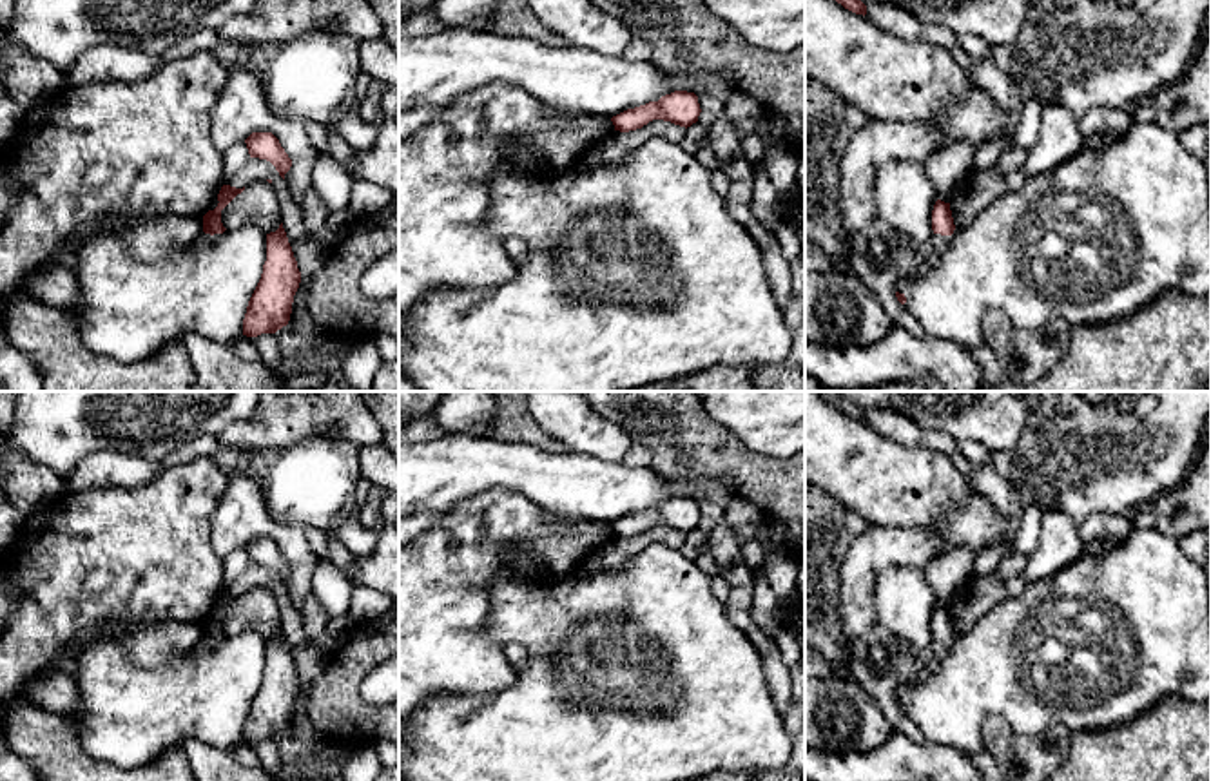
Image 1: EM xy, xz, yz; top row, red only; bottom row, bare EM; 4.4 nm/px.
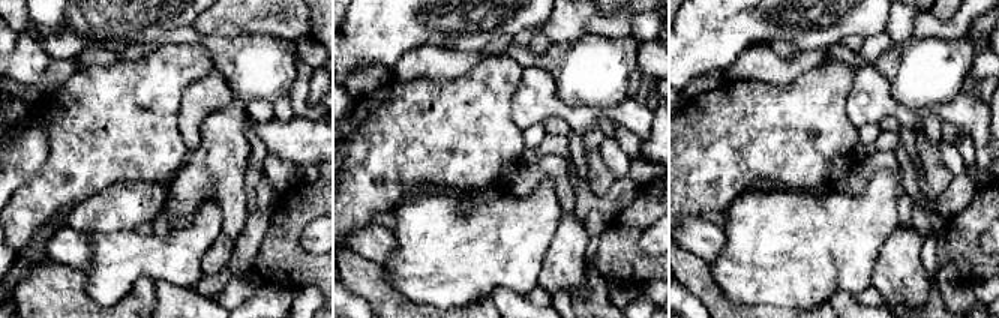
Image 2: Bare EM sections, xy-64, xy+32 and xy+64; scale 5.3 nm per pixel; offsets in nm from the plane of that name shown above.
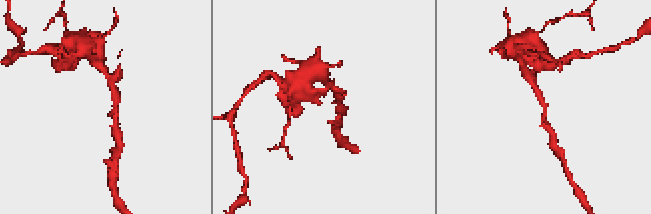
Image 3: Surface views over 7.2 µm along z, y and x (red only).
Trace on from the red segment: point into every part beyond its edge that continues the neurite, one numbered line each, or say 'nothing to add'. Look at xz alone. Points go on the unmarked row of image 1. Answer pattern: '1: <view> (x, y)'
nothing to add

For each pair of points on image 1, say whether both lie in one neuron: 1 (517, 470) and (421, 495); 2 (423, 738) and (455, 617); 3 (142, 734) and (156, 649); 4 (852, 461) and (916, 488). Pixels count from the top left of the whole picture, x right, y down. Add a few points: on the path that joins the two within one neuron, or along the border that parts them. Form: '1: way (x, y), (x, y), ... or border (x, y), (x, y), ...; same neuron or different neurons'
1: way (494, 470), (445, 472); same neuron
2: border (475, 693), (434, 694), (417, 707); different neurons
3: border (124, 635), (140, 664), (193, 646); different neurons
4: way (869, 473), (887, 484), (900, 486); same neuron

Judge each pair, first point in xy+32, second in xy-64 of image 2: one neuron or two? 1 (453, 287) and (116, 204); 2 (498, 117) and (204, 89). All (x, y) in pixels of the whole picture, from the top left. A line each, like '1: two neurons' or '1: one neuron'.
1: two neurons
2: two neurons

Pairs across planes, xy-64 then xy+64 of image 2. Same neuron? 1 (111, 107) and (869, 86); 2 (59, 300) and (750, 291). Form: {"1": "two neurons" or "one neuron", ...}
{"1": "two neurons", "2": "two neurons"}

